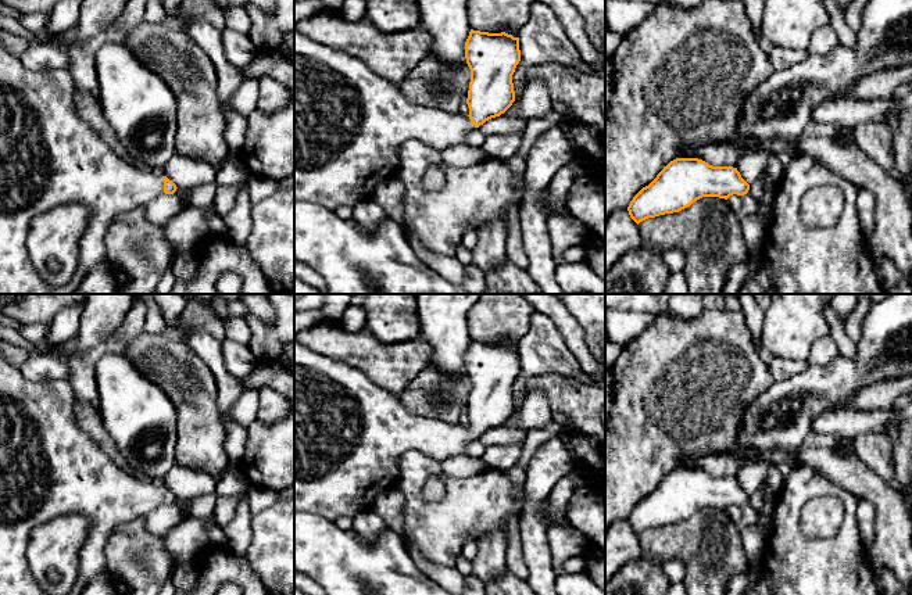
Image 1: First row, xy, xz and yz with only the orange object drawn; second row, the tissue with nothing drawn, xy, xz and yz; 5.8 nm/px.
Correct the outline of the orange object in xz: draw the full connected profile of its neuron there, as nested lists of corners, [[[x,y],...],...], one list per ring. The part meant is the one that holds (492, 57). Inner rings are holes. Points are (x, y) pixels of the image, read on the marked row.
[[[294,25],[294,201],[308,201],[329,211],[354,208],[372,200],[376,186],[397,175],[404,143],[418,140],[441,153],[465,143],[471,130],[504,114],[515,101],[512,75],[521,61],[519,37],[471,29],[465,58],[471,69],[466,98],[469,114],[451,115],[412,103],[397,83],[376,75],[360,58],[308,39]]]

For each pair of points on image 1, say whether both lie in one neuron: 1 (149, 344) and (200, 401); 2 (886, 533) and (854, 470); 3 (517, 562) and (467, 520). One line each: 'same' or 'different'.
1: same
2: same
3: different

